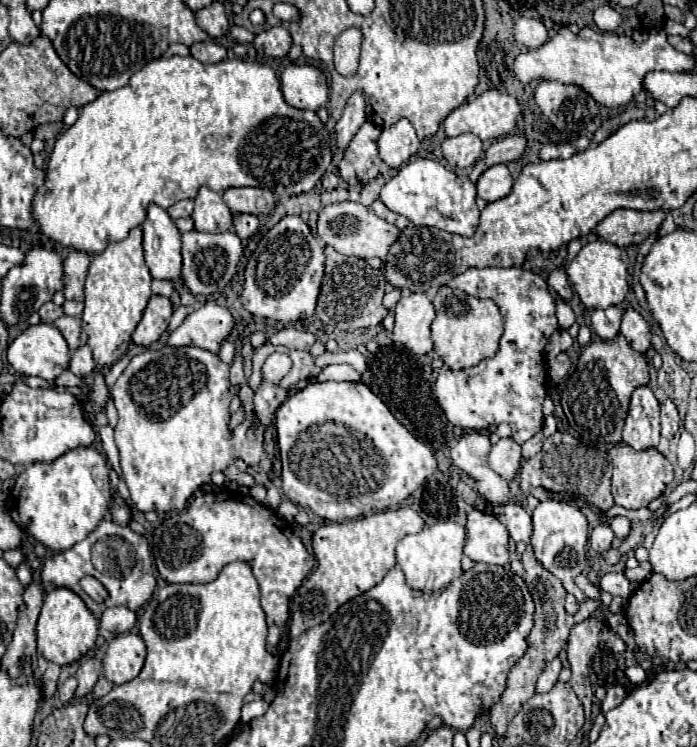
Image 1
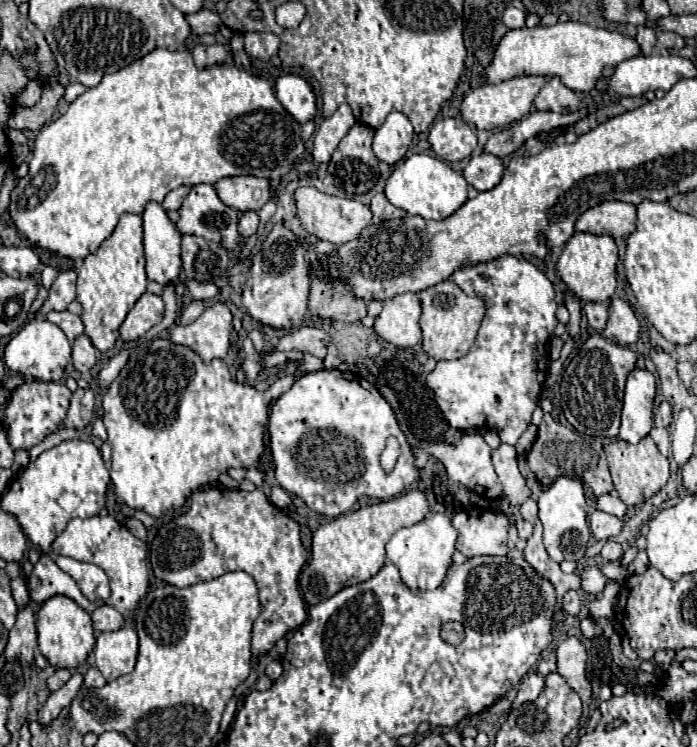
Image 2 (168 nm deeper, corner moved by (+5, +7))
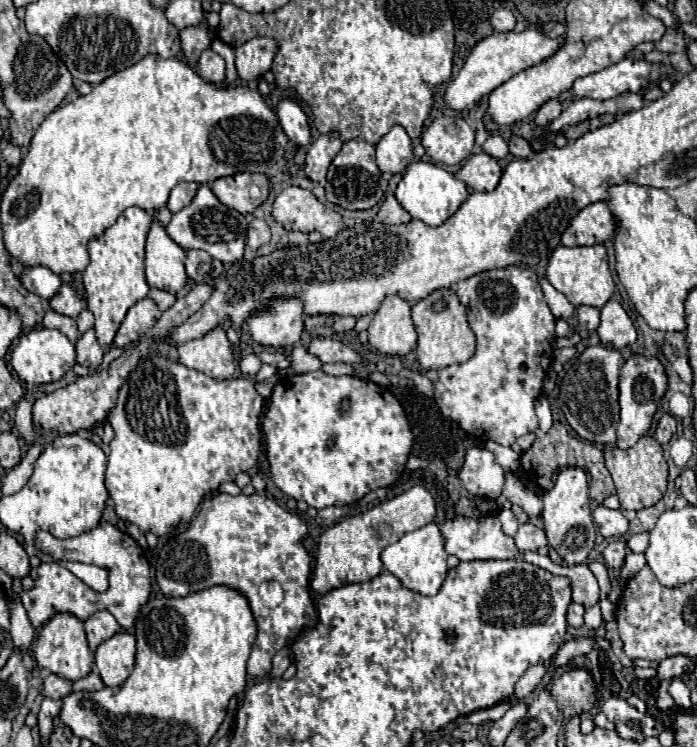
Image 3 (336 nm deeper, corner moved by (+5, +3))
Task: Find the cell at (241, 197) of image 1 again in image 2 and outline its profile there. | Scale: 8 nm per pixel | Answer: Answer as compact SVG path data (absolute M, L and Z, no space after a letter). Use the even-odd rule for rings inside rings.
M256 176L222 178L214 186L216 192L220 194L220 200L238 212L246 212L246 210L258 212L272 196L270 182L266 178L256 178ZM256 190L260 192L258 198L256 198Z

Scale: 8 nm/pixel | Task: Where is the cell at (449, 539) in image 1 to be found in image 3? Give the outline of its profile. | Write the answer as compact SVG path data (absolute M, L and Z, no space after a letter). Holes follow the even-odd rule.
M434 522L422 526L414 532L404 534L396 544L386 546L384 552L380 554L380 558L382 558L384 568L390 574L394 574L404 588L424 594L424 596L436 594L446 578L446 572L448 572L448 568L446 568L448 554L444 550L444 538L440 534L440 528Z

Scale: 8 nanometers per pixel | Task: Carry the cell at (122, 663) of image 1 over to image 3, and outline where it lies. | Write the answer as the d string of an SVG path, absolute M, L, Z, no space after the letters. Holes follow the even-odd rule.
M118 632L110 640L102 642L96 650L96 668L106 686L114 688L128 680L134 670L136 638L128 632Z

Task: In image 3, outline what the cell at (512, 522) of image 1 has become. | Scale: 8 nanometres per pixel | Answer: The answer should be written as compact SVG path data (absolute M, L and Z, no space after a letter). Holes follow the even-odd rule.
M526 522L526 524L522 524L518 528L518 532L514 536L514 542L520 548L520 552L524 552L524 550L538 550L538 548L548 546L546 532L542 528L534 526L532 522Z

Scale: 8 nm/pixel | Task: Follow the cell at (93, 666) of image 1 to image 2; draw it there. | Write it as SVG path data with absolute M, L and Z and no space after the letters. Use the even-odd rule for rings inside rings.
M74 672L72 678L60 690L56 690L56 692L50 694L50 698L46 700L46 704L38 712L38 720L42 724L50 724L50 720L54 720L60 714L60 710L72 702L72 698L78 694L82 682L84 682L84 676L80 672Z

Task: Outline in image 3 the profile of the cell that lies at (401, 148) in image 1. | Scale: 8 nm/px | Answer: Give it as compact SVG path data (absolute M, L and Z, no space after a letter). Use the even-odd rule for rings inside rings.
M394 126L376 144L376 164L382 172L400 174L412 162L412 142L404 128Z

